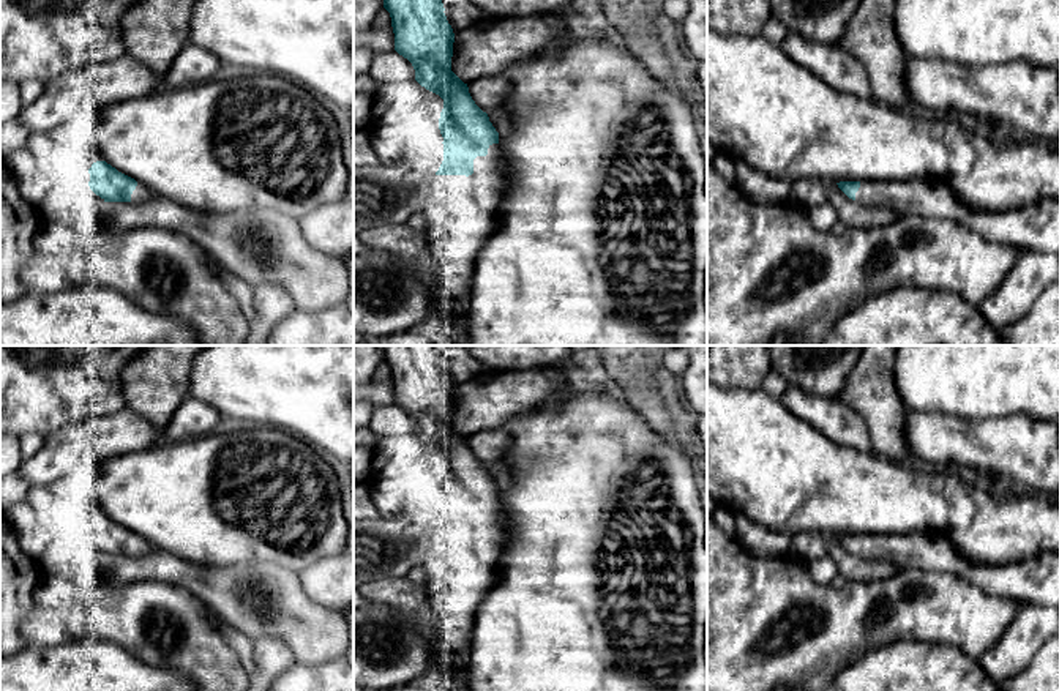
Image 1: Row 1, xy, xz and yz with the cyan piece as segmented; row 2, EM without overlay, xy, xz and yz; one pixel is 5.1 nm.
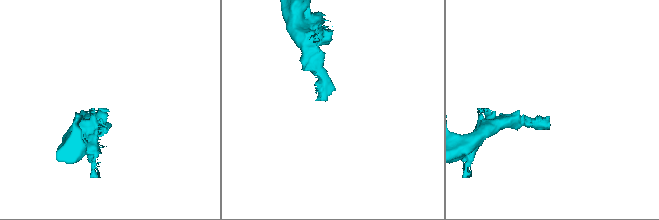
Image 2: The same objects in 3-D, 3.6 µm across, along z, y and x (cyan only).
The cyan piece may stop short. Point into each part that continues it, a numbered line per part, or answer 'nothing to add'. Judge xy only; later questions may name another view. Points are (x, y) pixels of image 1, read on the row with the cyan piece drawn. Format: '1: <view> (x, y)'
1: xy (141, 194)

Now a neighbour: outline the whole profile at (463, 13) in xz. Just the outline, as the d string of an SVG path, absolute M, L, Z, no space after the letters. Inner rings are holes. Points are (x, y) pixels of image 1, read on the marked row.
M442 0L442 3L448 13L450 25L455 33L486 21L485 14L472 0Z

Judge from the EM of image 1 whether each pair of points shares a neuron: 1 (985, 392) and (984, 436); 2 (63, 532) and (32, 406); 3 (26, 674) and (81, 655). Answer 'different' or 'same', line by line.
1: different
2: different
3: same

